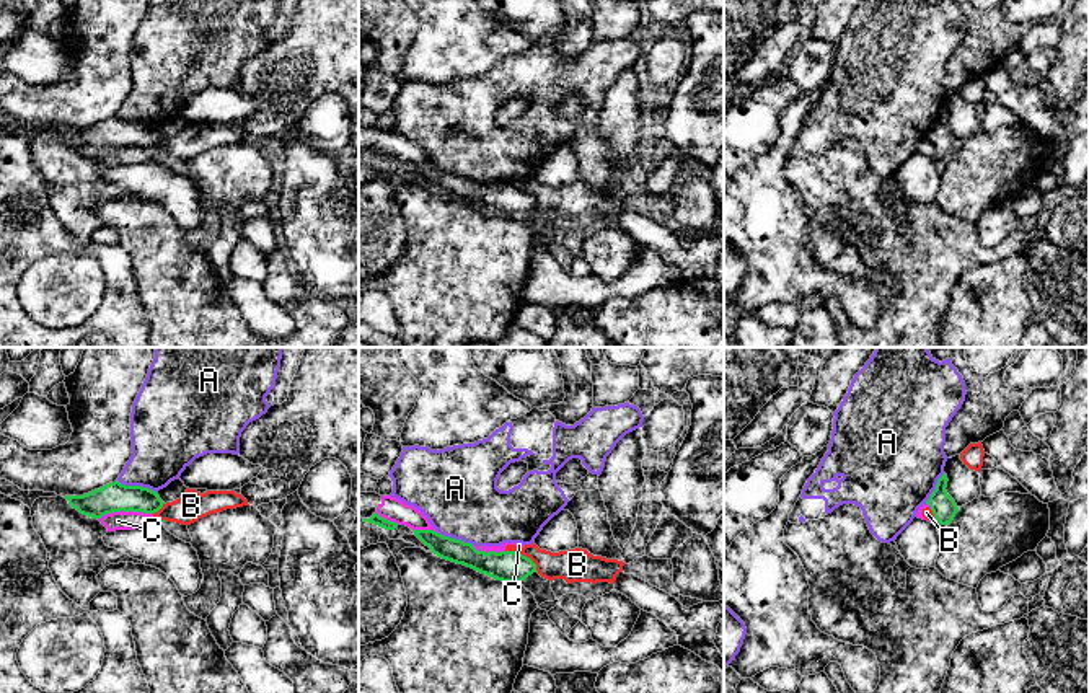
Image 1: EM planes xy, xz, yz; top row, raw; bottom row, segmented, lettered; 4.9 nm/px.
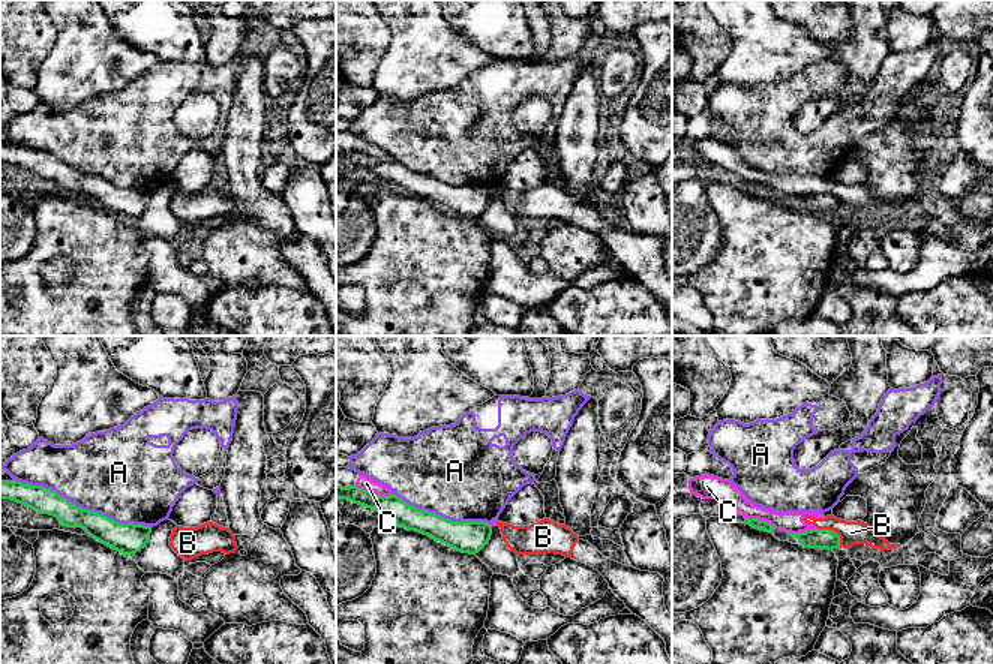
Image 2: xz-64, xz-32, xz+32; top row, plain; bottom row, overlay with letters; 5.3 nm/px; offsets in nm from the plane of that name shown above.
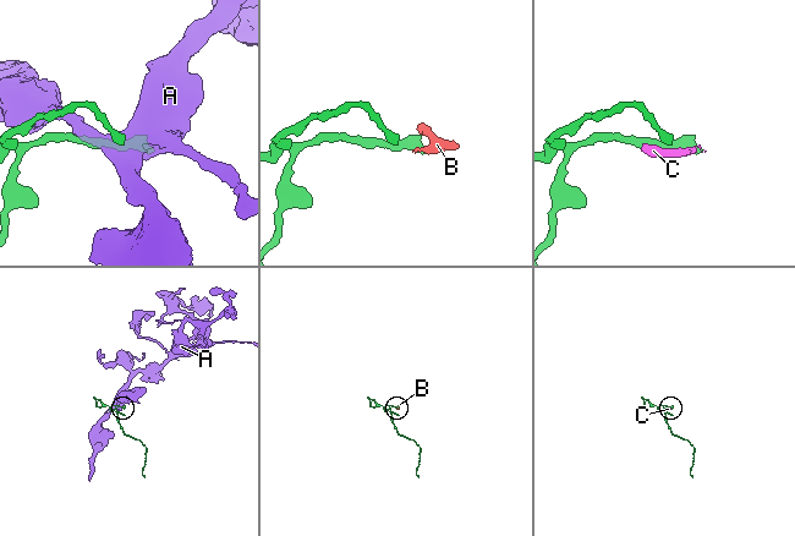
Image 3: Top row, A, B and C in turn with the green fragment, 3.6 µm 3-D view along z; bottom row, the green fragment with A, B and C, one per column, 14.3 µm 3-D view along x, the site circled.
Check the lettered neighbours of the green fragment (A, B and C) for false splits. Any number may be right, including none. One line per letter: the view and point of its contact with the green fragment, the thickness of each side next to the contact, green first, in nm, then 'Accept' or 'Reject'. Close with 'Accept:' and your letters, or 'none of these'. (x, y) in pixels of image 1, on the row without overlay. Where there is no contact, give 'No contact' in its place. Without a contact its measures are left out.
A: Touches green at xy (137, 121). Thickness 140 nm (green) against 320 nm. Reject
B: Touches green at xz (530, 194). Thickness 160 nm (green) against 160 nm. Reject
C: Touches green at xy (124, 145). Thickness 140 nm (green) against 100 nm. Reject
Accept: none of these

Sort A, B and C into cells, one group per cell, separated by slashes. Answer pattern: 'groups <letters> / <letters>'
groups A / B C

